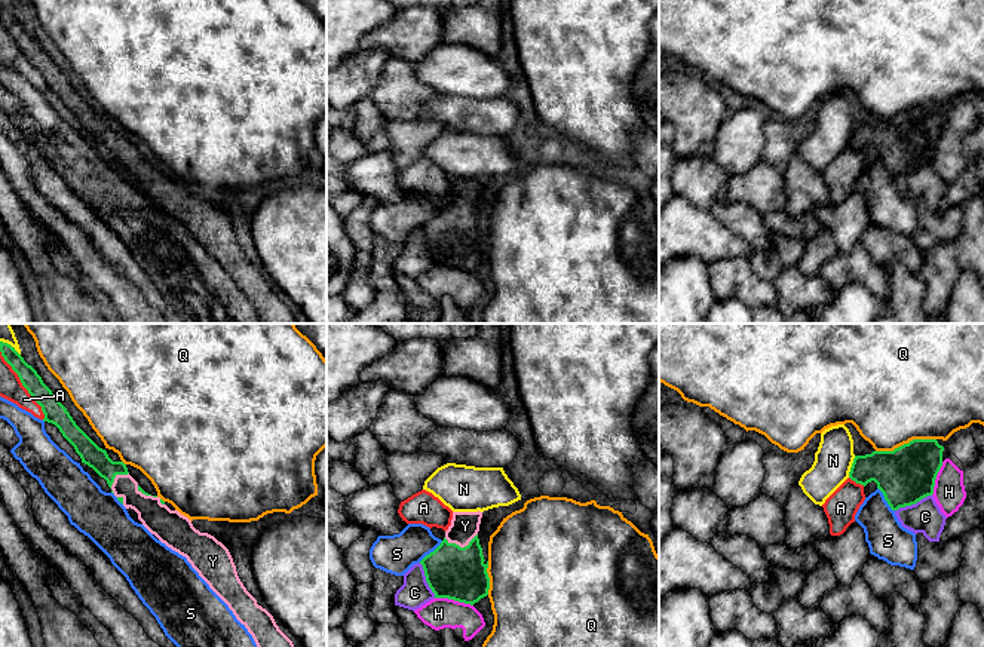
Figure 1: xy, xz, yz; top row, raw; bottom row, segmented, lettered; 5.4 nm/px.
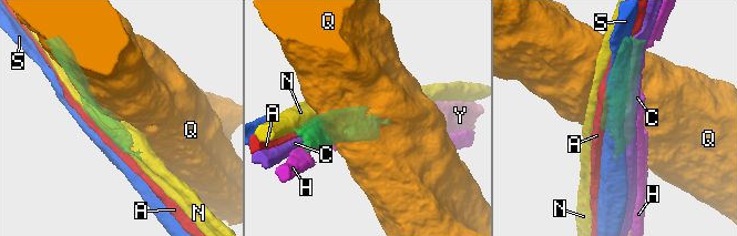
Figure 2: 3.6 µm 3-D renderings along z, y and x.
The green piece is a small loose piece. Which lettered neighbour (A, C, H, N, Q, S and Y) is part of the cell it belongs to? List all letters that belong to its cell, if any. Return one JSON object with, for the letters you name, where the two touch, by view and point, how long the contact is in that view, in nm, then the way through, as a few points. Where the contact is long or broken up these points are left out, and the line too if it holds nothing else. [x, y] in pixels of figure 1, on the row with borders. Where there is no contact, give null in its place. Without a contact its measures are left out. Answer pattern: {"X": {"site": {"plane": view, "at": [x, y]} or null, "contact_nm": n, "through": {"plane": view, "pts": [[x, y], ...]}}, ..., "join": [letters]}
{"Y": {"site": {"plane": "xz", "at": [459, 546]}, "contact_nm": 190}, "join": ["Y"]}

